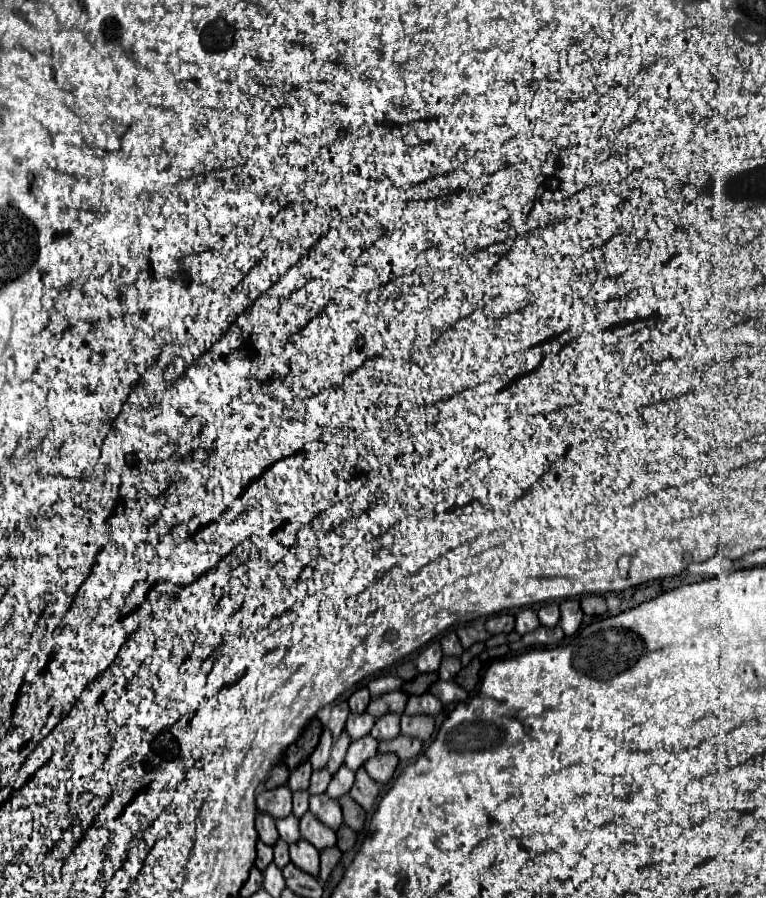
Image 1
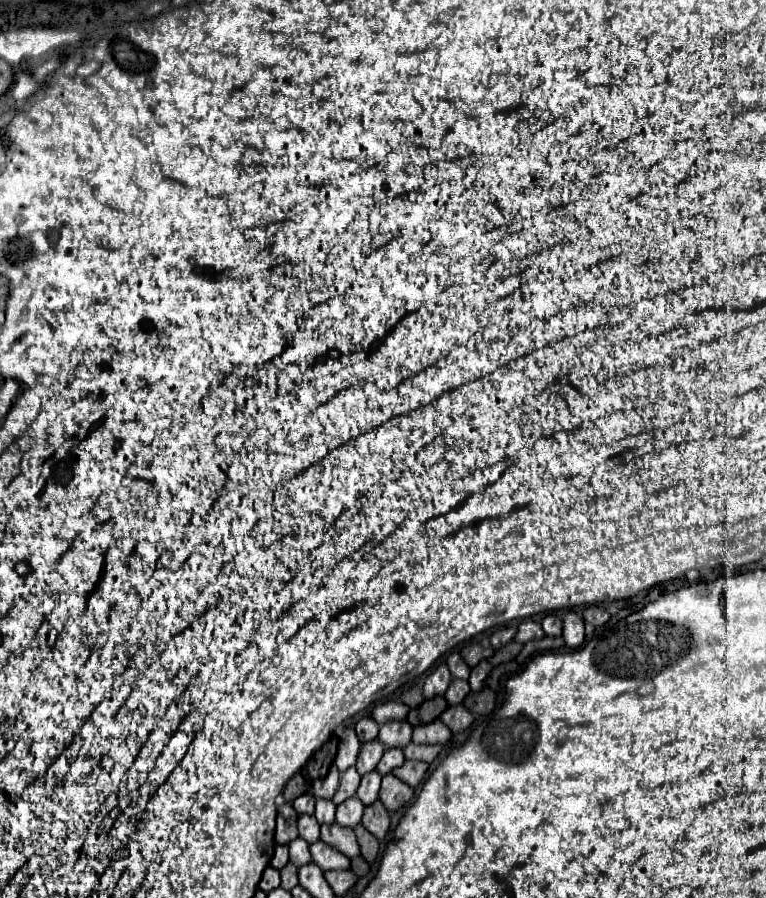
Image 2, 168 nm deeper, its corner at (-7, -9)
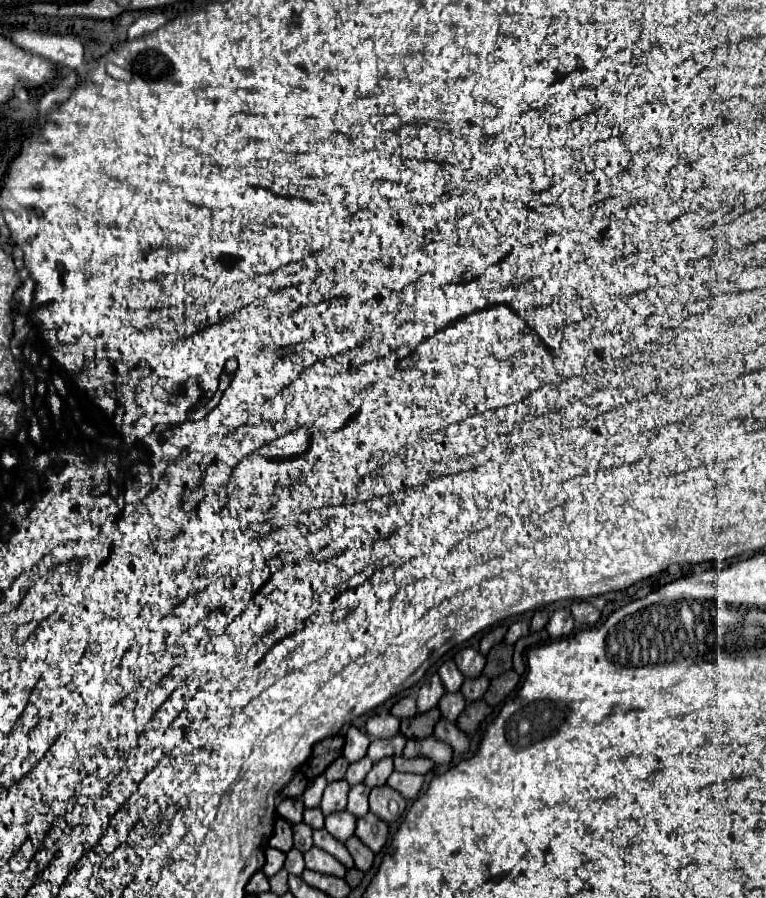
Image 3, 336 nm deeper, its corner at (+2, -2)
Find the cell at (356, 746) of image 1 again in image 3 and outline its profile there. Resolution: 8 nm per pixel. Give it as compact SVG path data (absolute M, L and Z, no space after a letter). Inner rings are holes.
M358 783L358 785L352 787L350 793L348 793L346 811L352 813L356 819L360 819L362 815L368 813L368 793L370 793L370 789L368 789L364 783Z

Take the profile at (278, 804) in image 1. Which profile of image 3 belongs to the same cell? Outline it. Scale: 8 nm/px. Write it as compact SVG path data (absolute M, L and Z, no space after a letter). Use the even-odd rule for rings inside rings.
M280 819L276 821L274 825L274 835L270 839L270 847L282 851L282 853L288 853L292 849L292 827L286 819Z

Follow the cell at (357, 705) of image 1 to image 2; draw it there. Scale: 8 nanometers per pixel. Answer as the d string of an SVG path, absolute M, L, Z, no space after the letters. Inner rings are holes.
M365 716L361 718L357 724L355 724L355 730L357 730L357 736L361 742L369 742L369 740L375 740L377 734L379 734L379 724L371 718L371 716Z

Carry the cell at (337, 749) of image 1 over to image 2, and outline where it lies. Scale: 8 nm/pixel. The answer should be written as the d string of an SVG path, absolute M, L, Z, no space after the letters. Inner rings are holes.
M353 766L347 768L347 770L341 774L339 788L337 788L335 796L333 796L333 802L335 802L335 804L341 804L341 802L345 802L345 798L355 796L355 790L357 790L357 782L359 782L359 780L361 780L359 772L357 772Z

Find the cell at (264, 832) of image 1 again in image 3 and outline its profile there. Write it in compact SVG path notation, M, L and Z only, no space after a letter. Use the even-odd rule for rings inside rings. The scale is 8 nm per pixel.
M268 847L268 849L266 849L266 865L264 865L264 869L262 869L264 875L272 877L274 873L278 873L278 871L282 869L282 865L284 865L284 859L286 859L284 853Z

